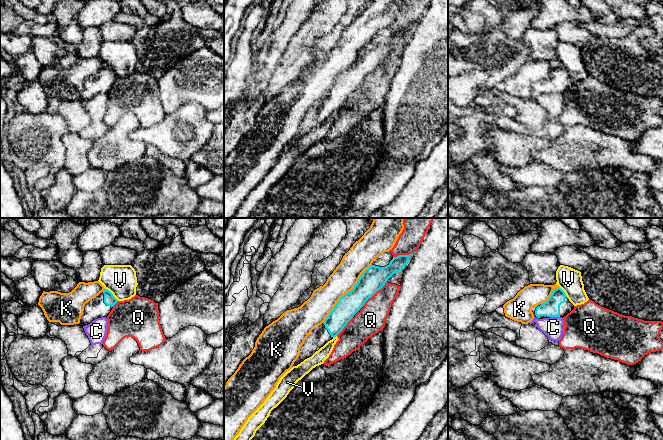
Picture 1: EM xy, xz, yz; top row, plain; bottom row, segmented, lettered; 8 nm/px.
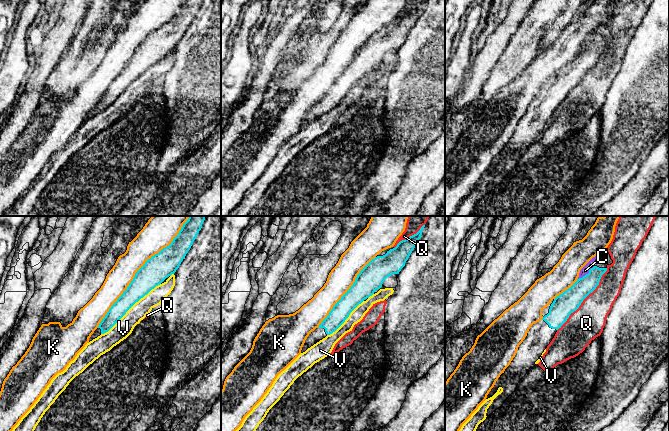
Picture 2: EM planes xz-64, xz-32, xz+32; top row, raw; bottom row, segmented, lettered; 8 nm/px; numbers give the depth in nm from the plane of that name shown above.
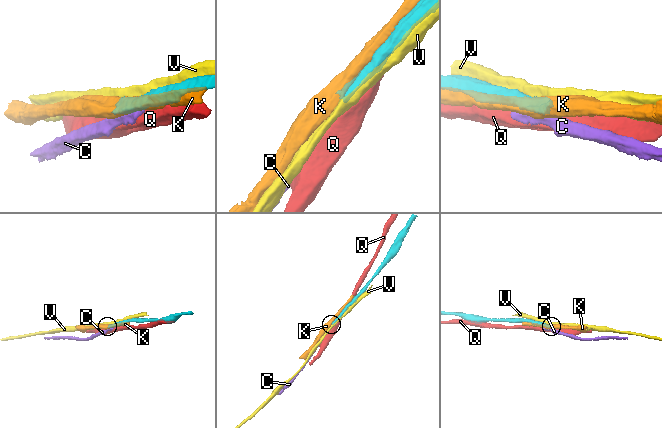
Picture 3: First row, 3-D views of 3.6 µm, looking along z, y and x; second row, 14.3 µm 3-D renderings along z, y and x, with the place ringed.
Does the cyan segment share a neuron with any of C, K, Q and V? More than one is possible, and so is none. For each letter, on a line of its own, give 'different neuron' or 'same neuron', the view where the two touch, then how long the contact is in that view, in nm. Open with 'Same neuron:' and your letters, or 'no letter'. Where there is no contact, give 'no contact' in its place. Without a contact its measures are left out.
Same neuron: no letter
C: different neuron | yz | 80 nm
K: different neuron | xz | 600 nm
Q: different neuron | xz | 280 nm
V: different neuron | xy | 150 nm

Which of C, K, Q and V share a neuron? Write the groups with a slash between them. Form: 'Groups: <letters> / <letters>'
Groups: C / K / Q / V

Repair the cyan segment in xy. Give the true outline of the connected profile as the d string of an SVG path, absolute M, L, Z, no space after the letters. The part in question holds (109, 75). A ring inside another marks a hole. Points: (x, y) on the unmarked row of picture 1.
M104 65L102 69L85 80L79 101L85 102L97 94L107 93L117 78L113 70Z

